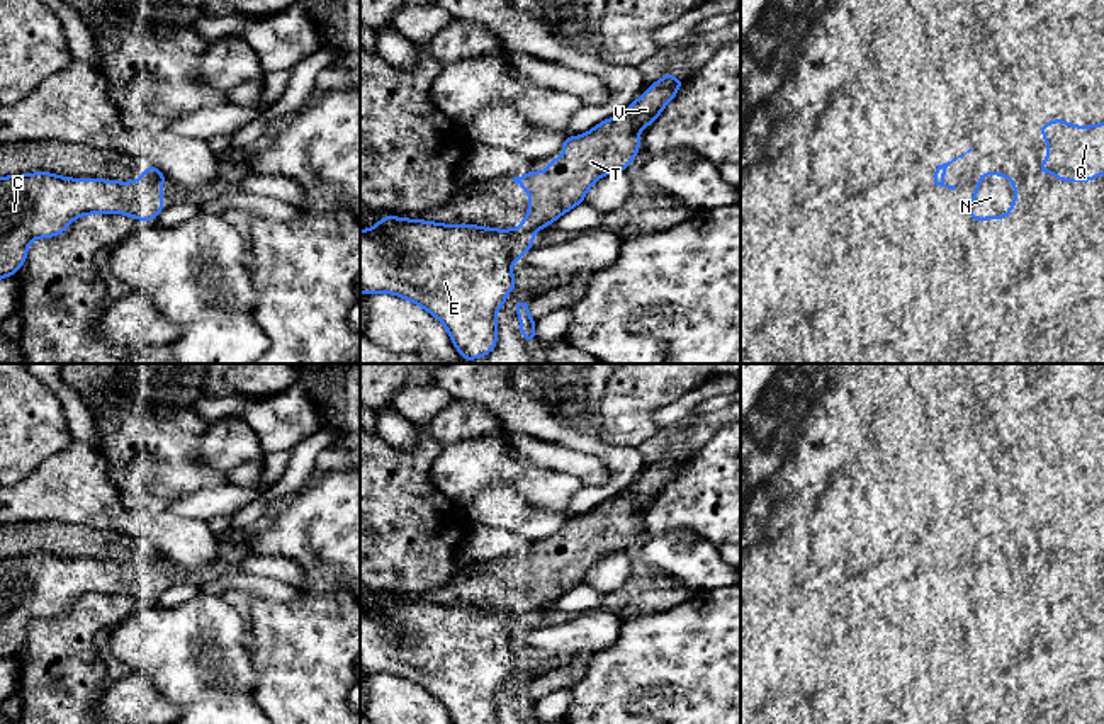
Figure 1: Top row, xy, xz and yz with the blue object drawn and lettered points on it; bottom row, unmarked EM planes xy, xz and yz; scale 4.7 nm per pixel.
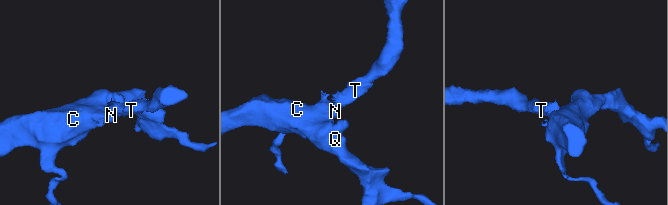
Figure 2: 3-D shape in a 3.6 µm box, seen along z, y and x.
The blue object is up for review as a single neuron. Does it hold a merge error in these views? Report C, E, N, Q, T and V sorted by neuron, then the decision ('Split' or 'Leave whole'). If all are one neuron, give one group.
Groups: C E N Q / T V. Split

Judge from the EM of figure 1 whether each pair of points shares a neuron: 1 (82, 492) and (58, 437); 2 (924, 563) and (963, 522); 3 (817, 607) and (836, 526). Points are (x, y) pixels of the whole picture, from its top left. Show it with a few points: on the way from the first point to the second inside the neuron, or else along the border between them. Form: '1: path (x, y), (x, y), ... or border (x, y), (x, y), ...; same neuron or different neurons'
1: border (73, 441), (45, 458), (31, 471); different neurons
2: path (924, 551), (951, 529); same neuron
3: border (839, 559), (811, 565); different neurons

